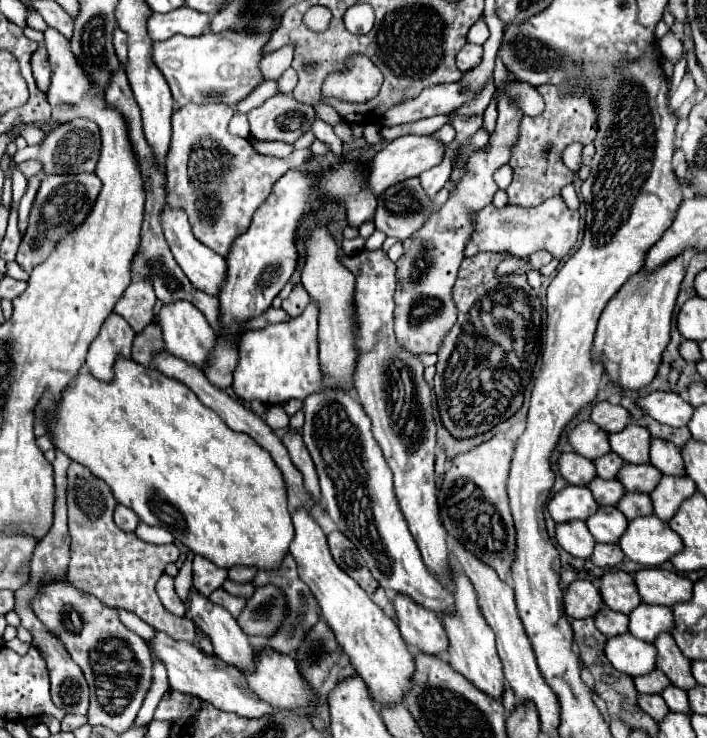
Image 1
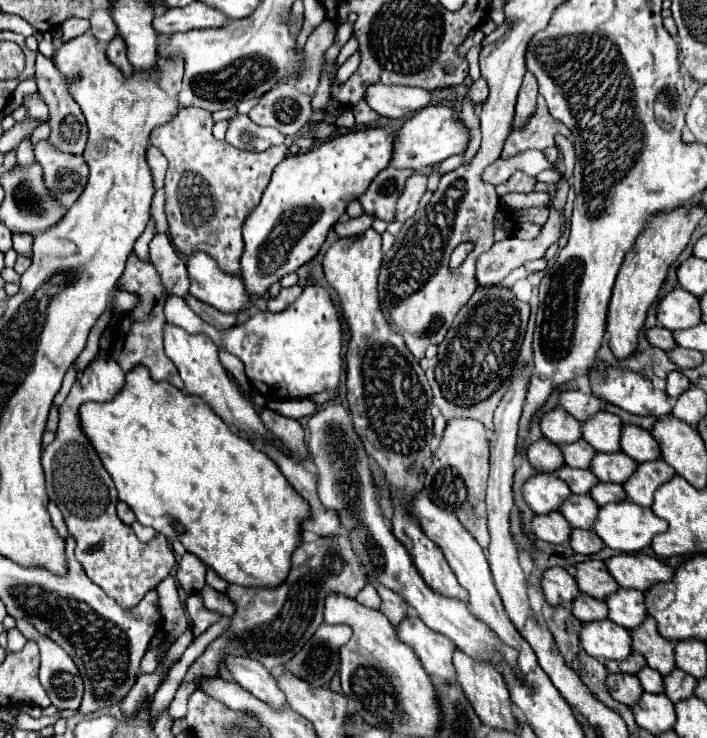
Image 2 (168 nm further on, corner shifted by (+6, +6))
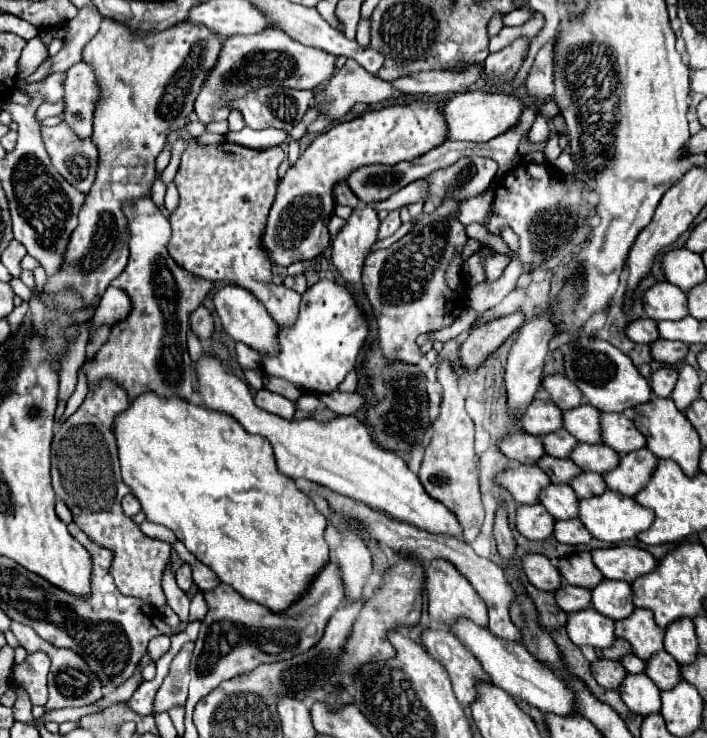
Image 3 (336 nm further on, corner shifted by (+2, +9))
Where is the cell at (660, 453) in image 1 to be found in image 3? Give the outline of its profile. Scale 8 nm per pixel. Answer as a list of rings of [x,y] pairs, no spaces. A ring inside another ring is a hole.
[[[602,413],[600,415],[602,443],[616,453],[630,453],[644,447],[644,437],[634,429],[634,423],[622,413]]]

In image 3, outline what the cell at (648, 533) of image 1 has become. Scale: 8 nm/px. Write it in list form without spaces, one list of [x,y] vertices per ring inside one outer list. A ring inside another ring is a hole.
[[[604,491],[602,495],[582,499],[578,503],[578,519],[592,533],[592,537],[606,541],[610,545],[618,545],[622,541],[636,539],[638,531],[648,529],[650,523],[654,521],[654,511],[638,505],[632,497],[626,497],[626,495],[620,495],[620,493],[614,493],[614,491]]]

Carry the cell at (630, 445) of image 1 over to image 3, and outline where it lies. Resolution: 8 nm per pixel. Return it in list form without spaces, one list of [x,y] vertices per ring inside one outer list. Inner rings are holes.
[[[584,403],[574,409],[562,411],[562,425],[580,443],[600,443],[602,437],[598,437],[598,417],[598,409]]]

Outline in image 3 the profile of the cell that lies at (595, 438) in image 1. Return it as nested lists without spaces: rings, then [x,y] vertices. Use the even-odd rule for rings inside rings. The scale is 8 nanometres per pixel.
[[[532,399],[520,417],[520,425],[522,431],[530,435],[552,433],[556,429],[562,429],[562,411],[552,401]]]

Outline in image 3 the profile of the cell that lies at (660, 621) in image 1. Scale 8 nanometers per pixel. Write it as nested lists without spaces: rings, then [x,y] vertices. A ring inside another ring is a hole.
[[[600,581],[594,589],[592,589],[592,607],[618,621],[628,617],[634,611],[634,603],[632,603],[632,587],[622,583],[622,581]]]

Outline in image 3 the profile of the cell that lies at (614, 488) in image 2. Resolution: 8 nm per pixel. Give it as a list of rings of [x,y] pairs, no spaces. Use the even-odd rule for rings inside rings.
[[[582,471],[568,485],[574,489],[578,499],[594,497],[594,495],[606,491],[606,485],[602,485],[602,475],[600,473],[592,473],[592,471]]]

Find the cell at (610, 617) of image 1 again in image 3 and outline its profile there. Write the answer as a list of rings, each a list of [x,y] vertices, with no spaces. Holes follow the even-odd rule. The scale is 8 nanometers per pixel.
[[[562,581],[560,589],[554,591],[554,599],[556,599],[558,607],[564,609],[566,613],[590,607],[590,591],[584,589],[584,587],[566,585],[566,581]]]

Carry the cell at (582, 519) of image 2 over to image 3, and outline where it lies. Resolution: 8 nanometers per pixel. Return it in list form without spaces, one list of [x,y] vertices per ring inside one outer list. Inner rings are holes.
[[[550,483],[546,489],[540,491],[538,503],[554,519],[574,519],[578,517],[578,497],[568,485],[554,485]]]

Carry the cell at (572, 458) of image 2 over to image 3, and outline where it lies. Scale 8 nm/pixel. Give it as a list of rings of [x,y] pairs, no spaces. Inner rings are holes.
[[[566,429],[546,433],[540,439],[542,439],[546,453],[552,457],[568,457],[570,451],[574,449],[574,445],[578,443],[578,441],[574,441],[574,437],[570,437],[570,433],[566,433]]]

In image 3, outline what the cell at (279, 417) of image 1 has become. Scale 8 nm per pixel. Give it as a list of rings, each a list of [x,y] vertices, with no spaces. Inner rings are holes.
[[[306,393],[306,395],[302,395],[302,397],[298,399],[298,409],[306,411],[306,413],[314,411],[318,405],[320,405],[320,403],[318,403],[318,397],[316,397],[314,393]]]

